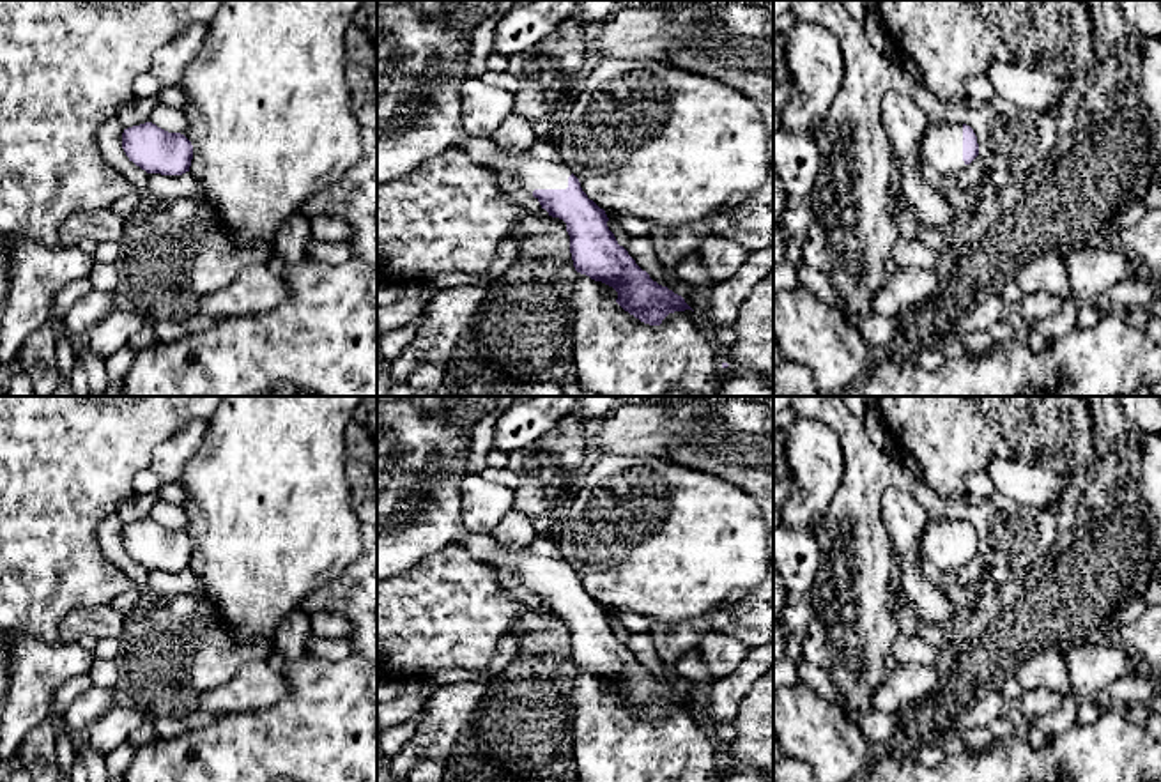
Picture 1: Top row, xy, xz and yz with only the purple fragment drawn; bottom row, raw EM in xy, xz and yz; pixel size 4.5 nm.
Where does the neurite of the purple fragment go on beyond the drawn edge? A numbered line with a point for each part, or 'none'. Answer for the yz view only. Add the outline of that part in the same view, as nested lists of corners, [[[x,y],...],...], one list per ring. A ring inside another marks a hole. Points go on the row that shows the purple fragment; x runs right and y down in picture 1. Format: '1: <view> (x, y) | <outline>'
1: yz (942, 144) | [[[931,124],[920,140],[920,154],[942,175],[957,175],[963,161],[963,124]]]

